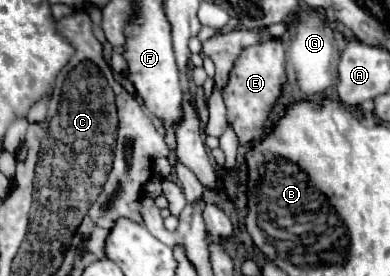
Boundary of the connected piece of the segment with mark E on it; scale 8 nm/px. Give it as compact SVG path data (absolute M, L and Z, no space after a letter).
M271 40L267 44L255 44L253 48L245 48L223 92L223 100L227 106L227 120L235 128L241 144L259 140L263 136L265 118L281 94L283 78L285 78L285 52L281 40Z

